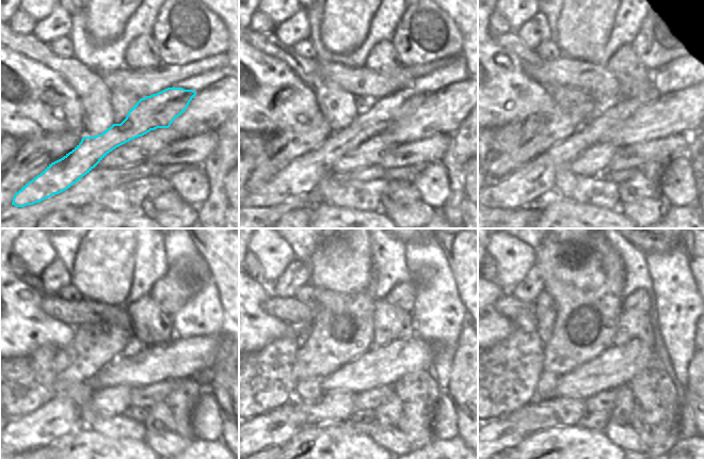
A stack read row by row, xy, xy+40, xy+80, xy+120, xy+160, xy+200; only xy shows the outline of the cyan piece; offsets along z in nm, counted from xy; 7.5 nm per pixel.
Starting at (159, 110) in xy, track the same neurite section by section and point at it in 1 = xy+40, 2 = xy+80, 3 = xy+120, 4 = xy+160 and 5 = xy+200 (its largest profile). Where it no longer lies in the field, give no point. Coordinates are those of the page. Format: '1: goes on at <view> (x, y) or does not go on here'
1: goes on at xy+40 (303, 174)
2: goes on at xy+80 (537, 177)
3: goes on at xy+120 (37, 429)
4: goes on at xy+160 (274, 428)
5: goes on at xy+200 (500, 434)

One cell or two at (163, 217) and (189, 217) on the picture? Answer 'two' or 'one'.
one

